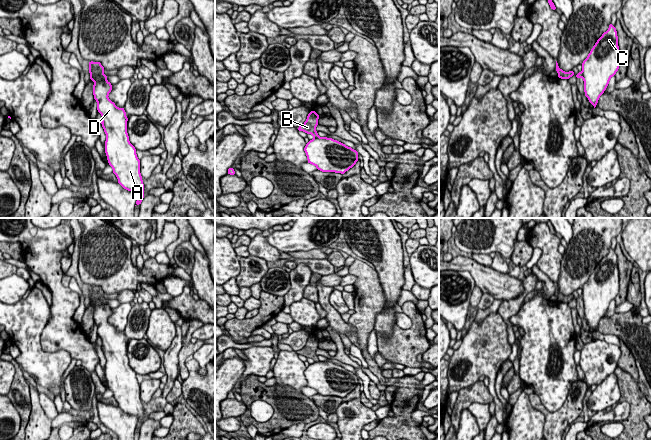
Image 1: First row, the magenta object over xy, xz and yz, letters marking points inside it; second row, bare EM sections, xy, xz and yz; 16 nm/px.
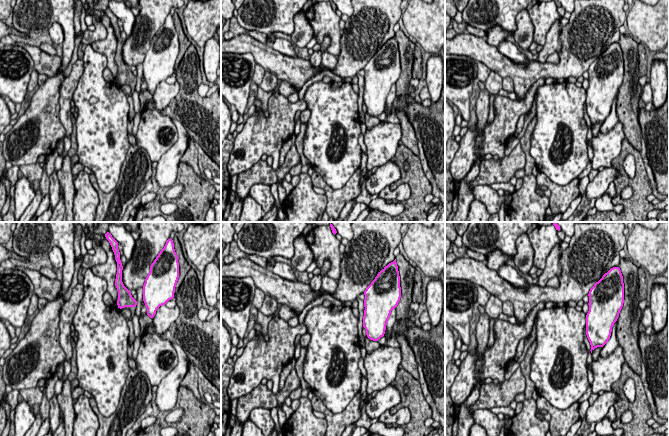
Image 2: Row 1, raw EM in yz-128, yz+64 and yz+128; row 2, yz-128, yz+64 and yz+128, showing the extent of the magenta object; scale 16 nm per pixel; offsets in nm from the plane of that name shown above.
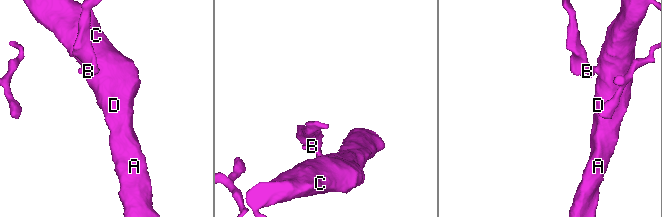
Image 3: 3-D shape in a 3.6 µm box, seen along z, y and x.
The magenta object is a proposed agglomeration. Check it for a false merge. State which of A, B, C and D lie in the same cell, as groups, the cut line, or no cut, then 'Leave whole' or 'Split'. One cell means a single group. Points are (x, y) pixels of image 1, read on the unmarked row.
Groups: A C D / B. Split along yz (581, 296), (583, 301). Split

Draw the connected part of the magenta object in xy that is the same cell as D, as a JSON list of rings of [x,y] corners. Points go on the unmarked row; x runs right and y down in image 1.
[[[88,286],[90,304],[94,305],[93,319],[97,325],[97,334],[102,340],[102,351],[106,358],[105,377],[118,407],[126,414],[137,417],[136,429],[140,429],[144,420],[144,408],[140,397],[140,384],[135,371],[130,367],[127,357],[126,336],[118,332],[108,319],[112,308],[107,305],[100,286]]]

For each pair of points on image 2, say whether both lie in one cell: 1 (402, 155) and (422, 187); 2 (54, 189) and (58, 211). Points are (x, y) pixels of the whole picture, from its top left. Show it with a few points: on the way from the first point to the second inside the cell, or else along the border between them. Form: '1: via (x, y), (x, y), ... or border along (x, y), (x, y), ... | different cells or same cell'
1: via (411, 161), (415, 165), (415, 178) | same cell
2: via (54, 194), (54, 206) | same cell

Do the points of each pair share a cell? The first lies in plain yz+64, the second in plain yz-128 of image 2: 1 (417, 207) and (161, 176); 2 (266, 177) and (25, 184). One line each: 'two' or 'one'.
1: two
2: two

